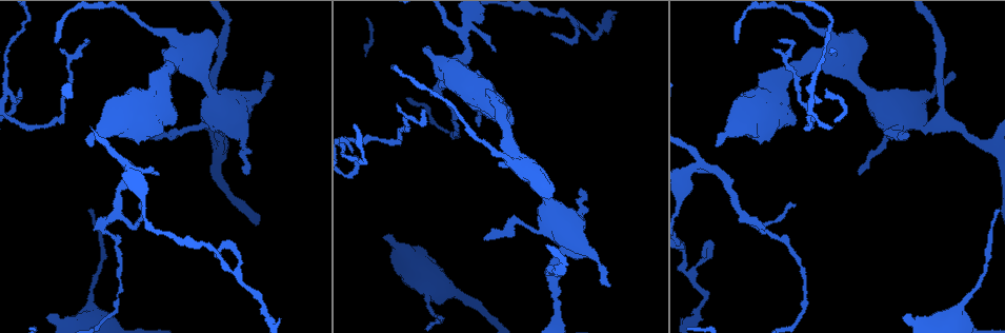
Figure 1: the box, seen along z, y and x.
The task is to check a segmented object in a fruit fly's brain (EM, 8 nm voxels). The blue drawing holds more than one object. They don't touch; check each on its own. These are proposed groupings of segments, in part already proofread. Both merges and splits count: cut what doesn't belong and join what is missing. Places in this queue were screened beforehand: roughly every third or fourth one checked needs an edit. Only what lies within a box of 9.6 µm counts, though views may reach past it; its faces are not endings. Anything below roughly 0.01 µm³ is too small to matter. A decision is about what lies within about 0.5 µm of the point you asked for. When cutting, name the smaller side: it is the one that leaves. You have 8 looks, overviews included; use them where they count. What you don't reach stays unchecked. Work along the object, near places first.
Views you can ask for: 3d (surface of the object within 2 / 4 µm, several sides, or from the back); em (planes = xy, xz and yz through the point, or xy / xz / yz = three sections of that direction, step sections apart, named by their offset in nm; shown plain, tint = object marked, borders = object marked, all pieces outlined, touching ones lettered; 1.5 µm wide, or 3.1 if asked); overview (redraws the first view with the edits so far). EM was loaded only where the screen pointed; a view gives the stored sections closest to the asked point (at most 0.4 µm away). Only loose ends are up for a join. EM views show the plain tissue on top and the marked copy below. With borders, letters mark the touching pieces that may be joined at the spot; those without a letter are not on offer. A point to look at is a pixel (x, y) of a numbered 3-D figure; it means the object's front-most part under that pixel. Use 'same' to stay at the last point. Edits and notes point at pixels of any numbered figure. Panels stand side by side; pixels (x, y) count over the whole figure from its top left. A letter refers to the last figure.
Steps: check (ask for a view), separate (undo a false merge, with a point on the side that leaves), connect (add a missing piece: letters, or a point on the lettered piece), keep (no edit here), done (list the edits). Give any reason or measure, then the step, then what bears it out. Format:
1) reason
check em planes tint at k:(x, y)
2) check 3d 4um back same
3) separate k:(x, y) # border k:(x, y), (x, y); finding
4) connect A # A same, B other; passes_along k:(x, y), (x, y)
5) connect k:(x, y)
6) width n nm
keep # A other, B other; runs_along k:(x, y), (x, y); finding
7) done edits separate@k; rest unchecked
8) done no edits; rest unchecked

tapers out
check em planes borders at 1:(494, 49)

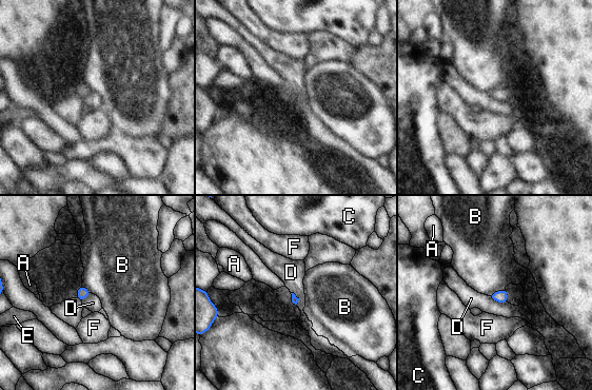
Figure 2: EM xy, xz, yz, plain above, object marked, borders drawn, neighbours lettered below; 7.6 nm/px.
longest_contact D 160 nm
keep # A other, B other, C other, D other, E other, F other; border 2:(505, 289), (499, 289), (488, 295); none of them fits

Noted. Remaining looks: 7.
branch stops here
check em planes borders at 1:(793, 208)

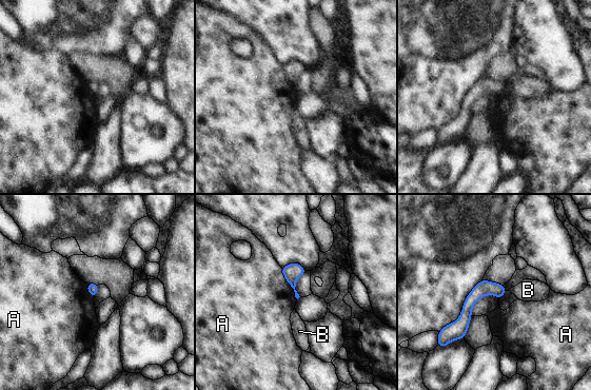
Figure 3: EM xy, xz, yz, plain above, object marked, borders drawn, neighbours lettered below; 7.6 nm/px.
keep # A other, B other; border 3:(280, 268), (297, 298); no lettered piece goes on from it

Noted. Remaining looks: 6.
long arm stops here
check em yz step 8 tint at 1:(392, 69)

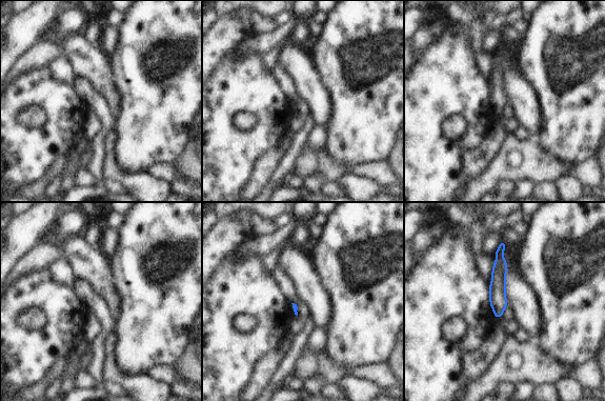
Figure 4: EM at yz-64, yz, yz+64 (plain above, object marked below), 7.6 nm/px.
cut it another way
check em planes borders same

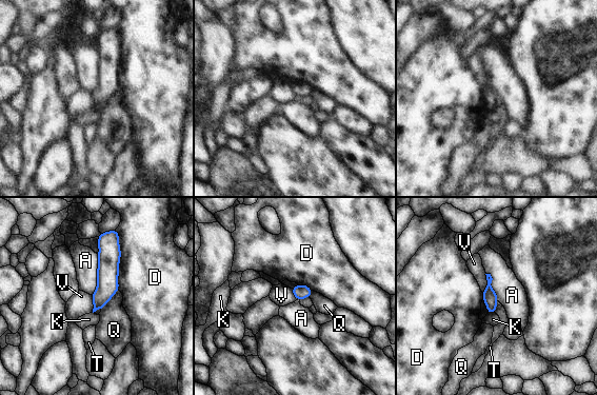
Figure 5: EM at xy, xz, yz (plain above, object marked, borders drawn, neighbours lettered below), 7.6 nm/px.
keep # A other, D other, K other, Q other, T other, V other; border 5:(98, 254), (97, 287), (91, 294); none of them fits

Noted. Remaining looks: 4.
done no edits; rest unchecked

